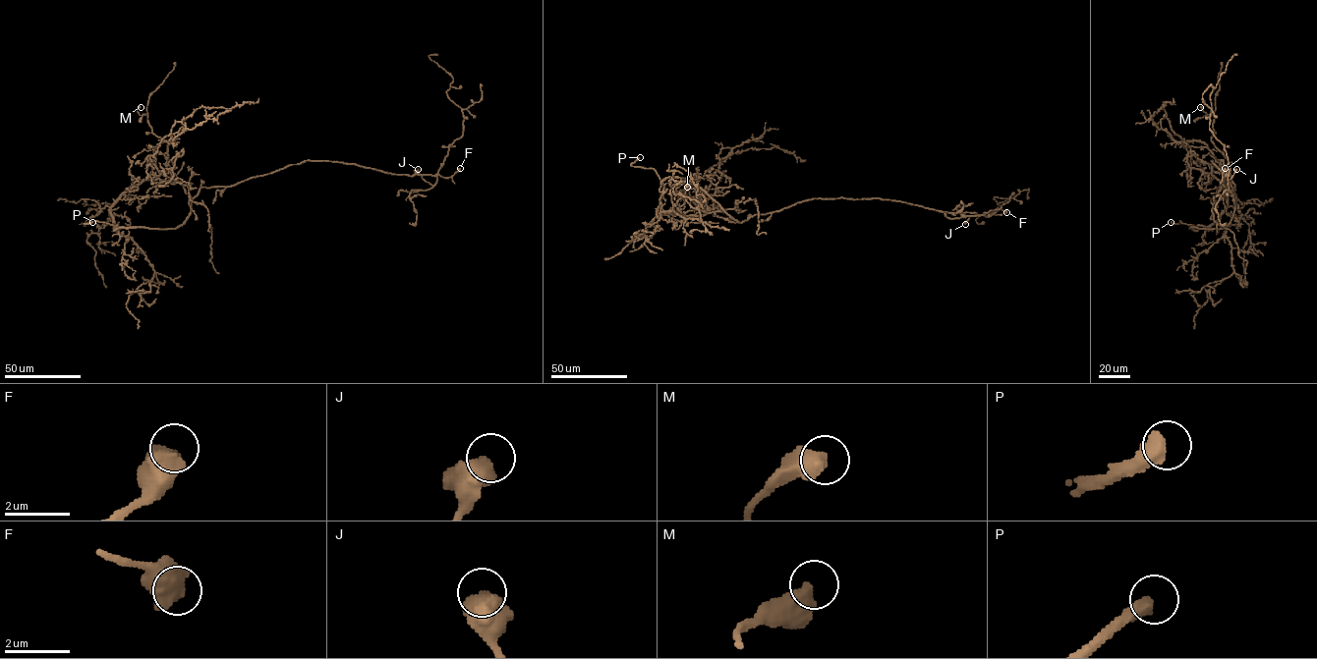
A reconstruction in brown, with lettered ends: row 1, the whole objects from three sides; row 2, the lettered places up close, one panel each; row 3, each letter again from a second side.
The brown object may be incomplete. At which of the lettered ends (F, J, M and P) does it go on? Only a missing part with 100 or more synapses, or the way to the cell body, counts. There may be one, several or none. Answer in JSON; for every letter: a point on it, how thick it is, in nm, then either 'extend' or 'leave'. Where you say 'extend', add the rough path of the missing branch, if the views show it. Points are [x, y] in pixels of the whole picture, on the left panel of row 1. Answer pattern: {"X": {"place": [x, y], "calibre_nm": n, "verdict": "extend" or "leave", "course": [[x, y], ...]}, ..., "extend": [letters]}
{"F": {"place": [460, 168], "calibre_nm": 700, "verdict": "leave"}, "J": {"place": [418, 169], "calibre_nm": 650, "verdict": "leave"}, "M": {"place": [141, 107], "calibre_nm": 550, "verdict": "leave"}, "P": {"place": [92, 222], "calibre_nm": 480, "verdict": "extend", "course": [[92, 222], [97, 240]]}, "extend": ["P"]}

